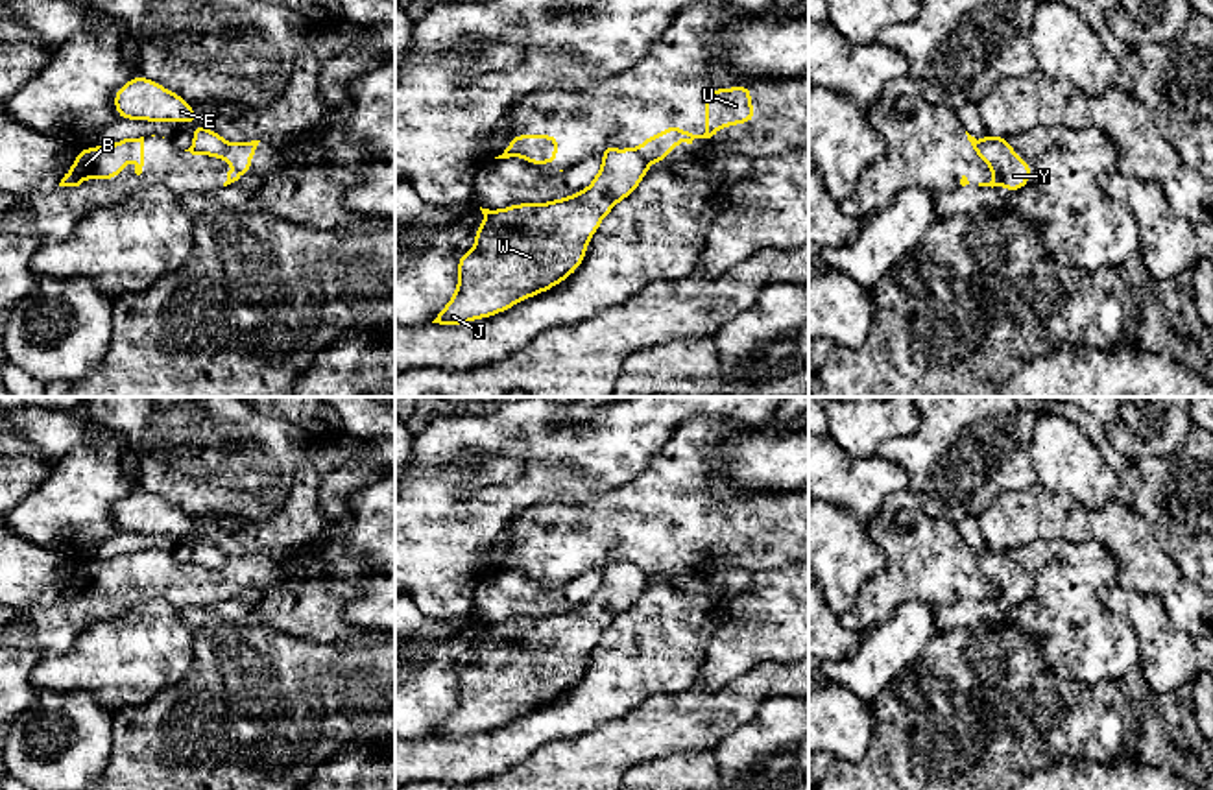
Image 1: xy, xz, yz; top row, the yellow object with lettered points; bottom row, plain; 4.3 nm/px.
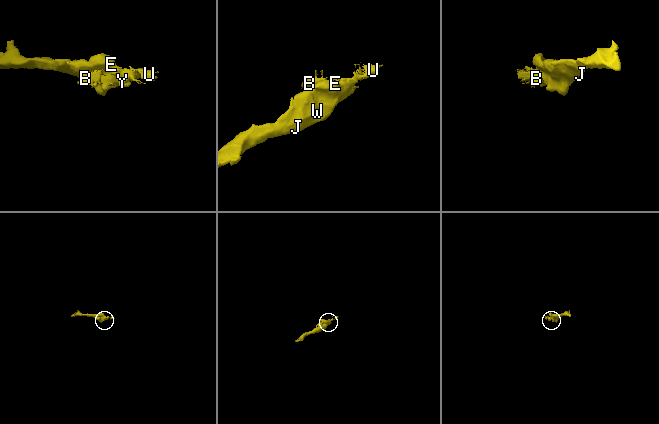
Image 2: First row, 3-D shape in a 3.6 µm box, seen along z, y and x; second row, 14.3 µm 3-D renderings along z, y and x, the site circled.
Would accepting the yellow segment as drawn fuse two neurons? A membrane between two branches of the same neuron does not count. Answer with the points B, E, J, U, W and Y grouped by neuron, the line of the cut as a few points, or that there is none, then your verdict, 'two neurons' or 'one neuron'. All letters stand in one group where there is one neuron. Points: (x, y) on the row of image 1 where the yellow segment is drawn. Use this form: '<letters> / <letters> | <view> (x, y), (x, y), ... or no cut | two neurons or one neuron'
B U / E J W Y | xz (628, 148), (648, 161) | two neurons

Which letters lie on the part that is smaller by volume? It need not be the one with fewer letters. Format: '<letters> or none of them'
B, U

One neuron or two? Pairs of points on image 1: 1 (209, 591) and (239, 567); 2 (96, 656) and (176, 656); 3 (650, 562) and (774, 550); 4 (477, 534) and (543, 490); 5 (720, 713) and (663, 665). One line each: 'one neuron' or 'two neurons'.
1: one neuron
2: one neuron
3: one neuron
4: one neuron
5: two neurons

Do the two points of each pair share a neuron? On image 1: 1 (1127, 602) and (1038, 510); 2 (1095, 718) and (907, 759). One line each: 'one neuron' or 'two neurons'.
1: two neurons
2: one neuron

